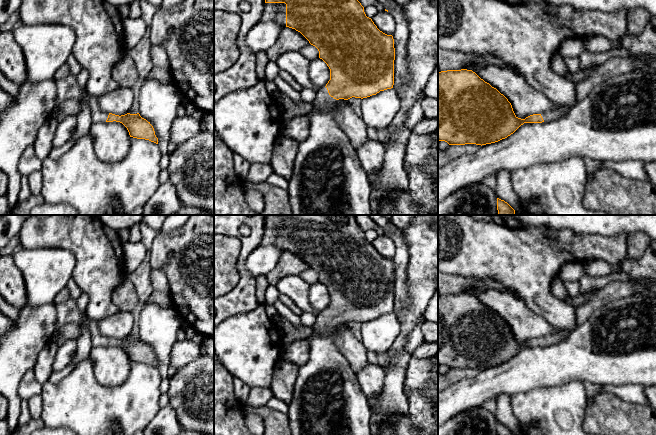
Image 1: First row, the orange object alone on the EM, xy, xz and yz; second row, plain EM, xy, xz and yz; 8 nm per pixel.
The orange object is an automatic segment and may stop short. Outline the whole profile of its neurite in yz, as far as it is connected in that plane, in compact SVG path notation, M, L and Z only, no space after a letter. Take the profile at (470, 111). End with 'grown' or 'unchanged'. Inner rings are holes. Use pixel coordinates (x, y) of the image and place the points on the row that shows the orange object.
M472 70L438 72L438 141L445 141L449 145L482 146L495 143L513 134L524 123L556 120L565 115L567 110L567 107L559 106L521 119L515 115L508 99Z | grown

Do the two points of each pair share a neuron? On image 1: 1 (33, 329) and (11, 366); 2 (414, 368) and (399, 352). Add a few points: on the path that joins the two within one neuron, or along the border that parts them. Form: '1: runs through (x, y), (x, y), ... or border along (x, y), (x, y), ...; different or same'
1: runs through (28, 338), (14, 357); same
2: border along (411, 356), (408, 362), (404, 385); different

